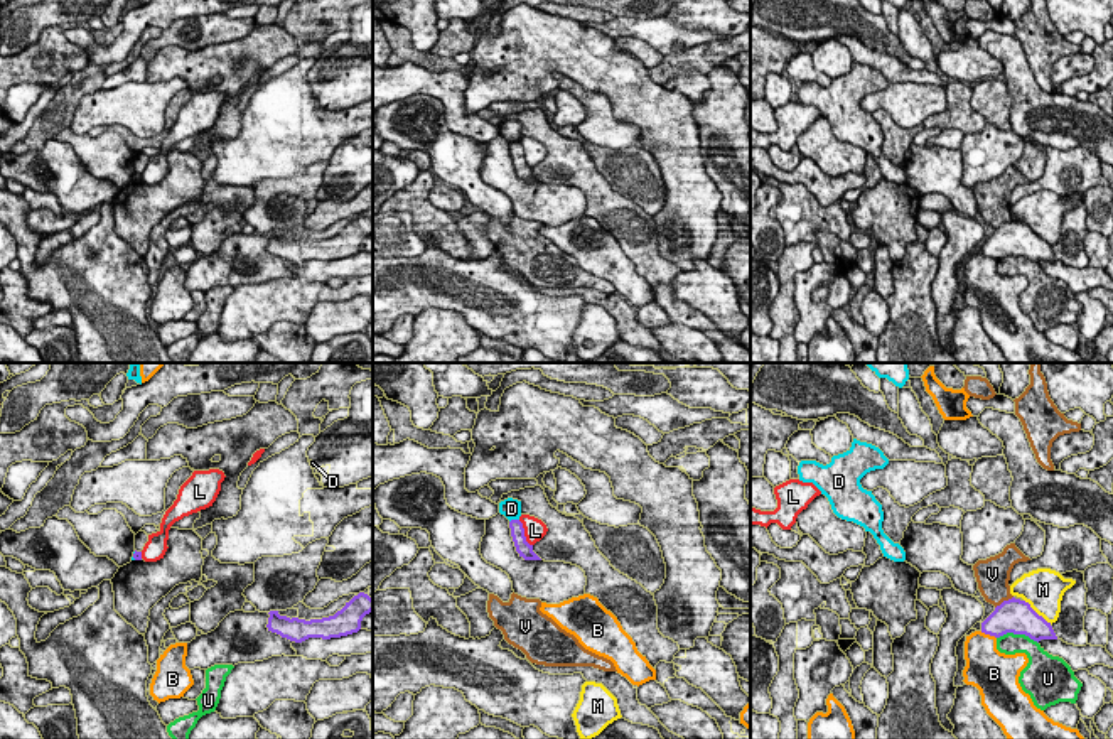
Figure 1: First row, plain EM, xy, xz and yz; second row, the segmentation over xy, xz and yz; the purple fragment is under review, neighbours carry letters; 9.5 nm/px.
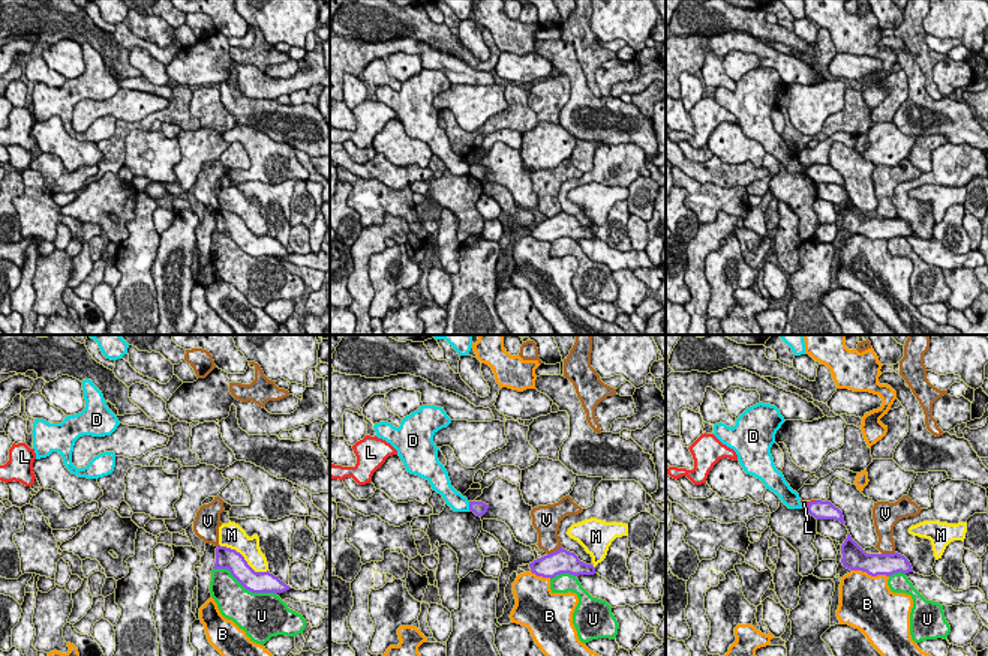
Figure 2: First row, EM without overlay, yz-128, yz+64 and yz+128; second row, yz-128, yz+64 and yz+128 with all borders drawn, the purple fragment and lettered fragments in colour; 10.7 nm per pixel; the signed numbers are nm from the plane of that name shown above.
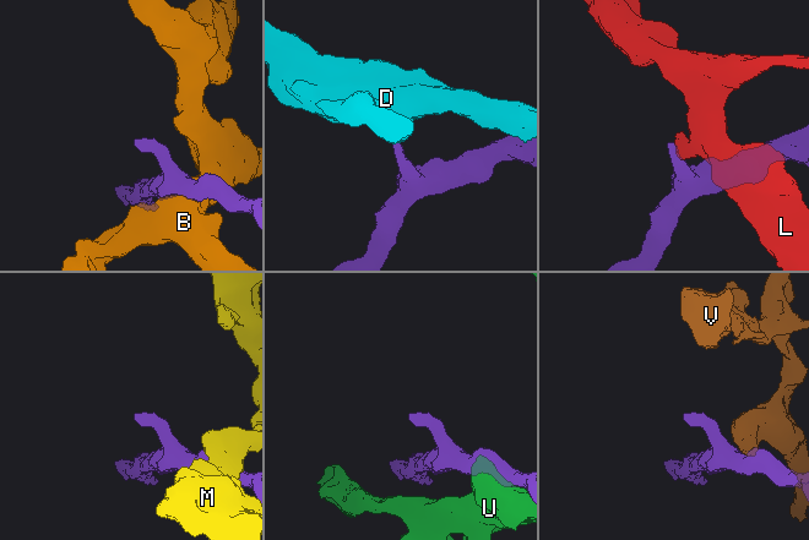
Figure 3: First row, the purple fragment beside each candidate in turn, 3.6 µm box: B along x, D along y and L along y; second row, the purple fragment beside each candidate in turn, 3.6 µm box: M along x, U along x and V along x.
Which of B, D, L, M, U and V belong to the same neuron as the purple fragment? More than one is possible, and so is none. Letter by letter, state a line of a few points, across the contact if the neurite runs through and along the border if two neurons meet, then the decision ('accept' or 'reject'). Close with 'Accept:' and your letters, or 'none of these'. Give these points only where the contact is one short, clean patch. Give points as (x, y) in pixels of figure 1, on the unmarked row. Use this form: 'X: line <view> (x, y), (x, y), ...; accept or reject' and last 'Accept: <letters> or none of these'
B: reject
D: line xz (518, 140), (510, 144); reject
L: line xz (518, 142), (525, 161), (532, 167); reject
M: reject
U: reject
V: line yz (1012, 218), (995, 230); reject
Accept: none of these

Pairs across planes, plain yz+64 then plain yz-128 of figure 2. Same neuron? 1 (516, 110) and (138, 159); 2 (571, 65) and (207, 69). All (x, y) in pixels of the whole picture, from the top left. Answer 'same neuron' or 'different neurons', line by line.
1: different neurons
2: different neurons

